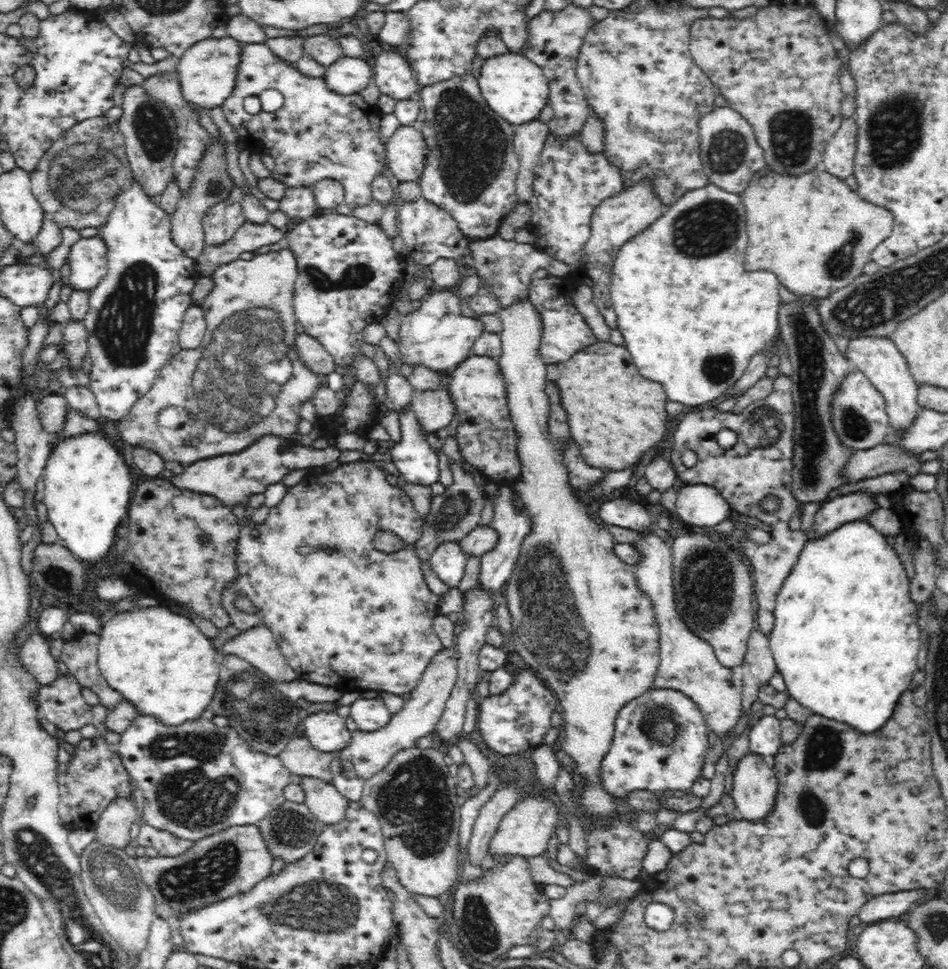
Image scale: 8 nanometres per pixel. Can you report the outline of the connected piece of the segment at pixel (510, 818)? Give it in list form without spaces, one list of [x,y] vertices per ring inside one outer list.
[[[528,795],[524,802],[518,802],[499,821],[498,828],[490,837],[490,846],[488,846],[490,853],[498,853],[498,856],[520,856],[526,859],[536,857],[547,850],[548,838],[556,832],[558,826],[556,804],[552,804],[550,800]]]

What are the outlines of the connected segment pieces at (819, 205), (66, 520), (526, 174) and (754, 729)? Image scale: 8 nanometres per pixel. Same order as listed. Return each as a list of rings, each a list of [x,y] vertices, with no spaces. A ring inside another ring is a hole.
[[[819,167],[822,172],[814,169],[814,172],[810,174],[802,174],[802,176],[782,176],[782,174],[776,174],[774,171],[768,172],[768,170],[760,170],[752,175],[752,178],[748,184],[748,190],[743,191],[741,196],[742,202],[746,204],[746,228],[748,228],[748,246],[746,248],[746,260],[745,267],[749,269],[750,272],[754,272],[756,268],[770,268],[770,272],[773,272],[780,281],[780,284],[787,288],[798,296],[812,296],[815,299],[826,298],[830,296],[833,292],[840,290],[848,286],[853,280],[856,280],[858,276],[862,275],[862,268],[864,265],[871,260],[871,252],[880,244],[885,238],[890,236],[891,230],[894,224],[894,215],[889,211],[888,208],[882,208],[880,204],[874,204],[873,201],[864,200],[856,192],[852,192],[844,182],[842,182],[841,177],[834,176],[832,173],[828,174],[826,170]]]
[[[82,434],[56,442],[54,448],[49,448],[46,459],[43,502],[60,544],[80,561],[102,560],[114,544],[116,528],[129,510],[134,488],[118,446],[110,436]]]
[[[538,118],[515,125],[513,147],[519,160],[519,174],[515,182],[517,203],[526,203],[533,195],[534,168],[537,168],[549,133],[549,125]]]
[[[764,715],[747,731],[750,752],[756,752],[768,761],[780,752],[783,745],[781,743],[781,720],[774,715]]]

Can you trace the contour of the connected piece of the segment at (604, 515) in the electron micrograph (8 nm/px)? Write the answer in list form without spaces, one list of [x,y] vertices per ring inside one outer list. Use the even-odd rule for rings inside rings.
[[[616,499],[602,504],[595,516],[604,525],[630,530],[648,528],[652,522],[652,516],[643,505],[625,499]]]

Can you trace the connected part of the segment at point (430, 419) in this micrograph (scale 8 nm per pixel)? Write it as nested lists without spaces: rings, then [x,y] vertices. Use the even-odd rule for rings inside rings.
[[[442,387],[416,393],[411,408],[423,430],[433,434],[446,432],[456,412],[449,389]]]

